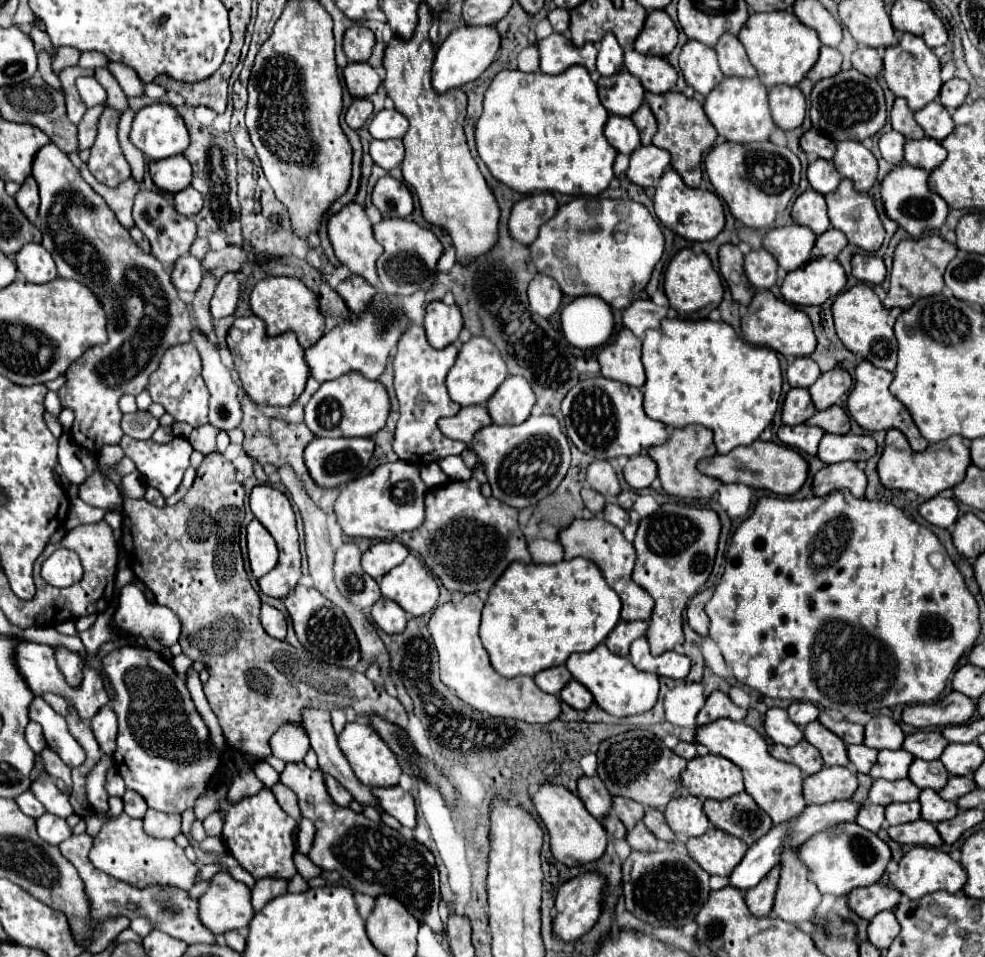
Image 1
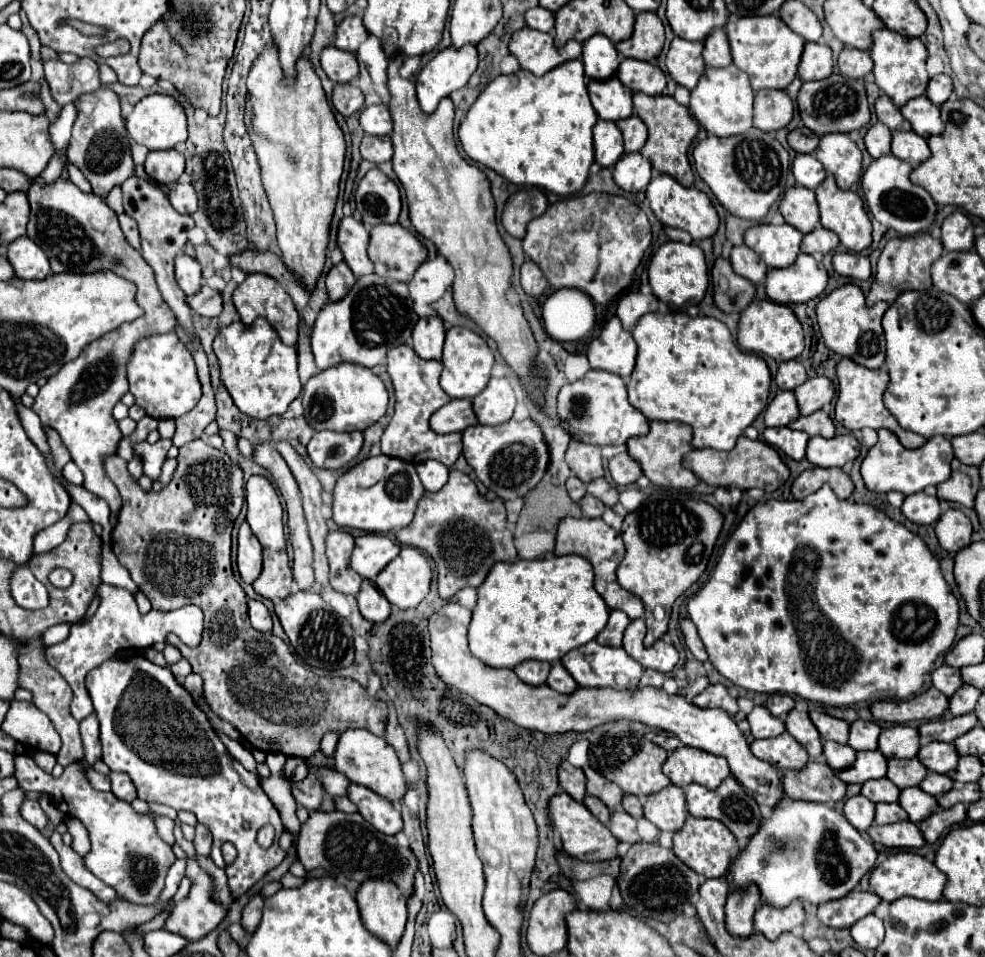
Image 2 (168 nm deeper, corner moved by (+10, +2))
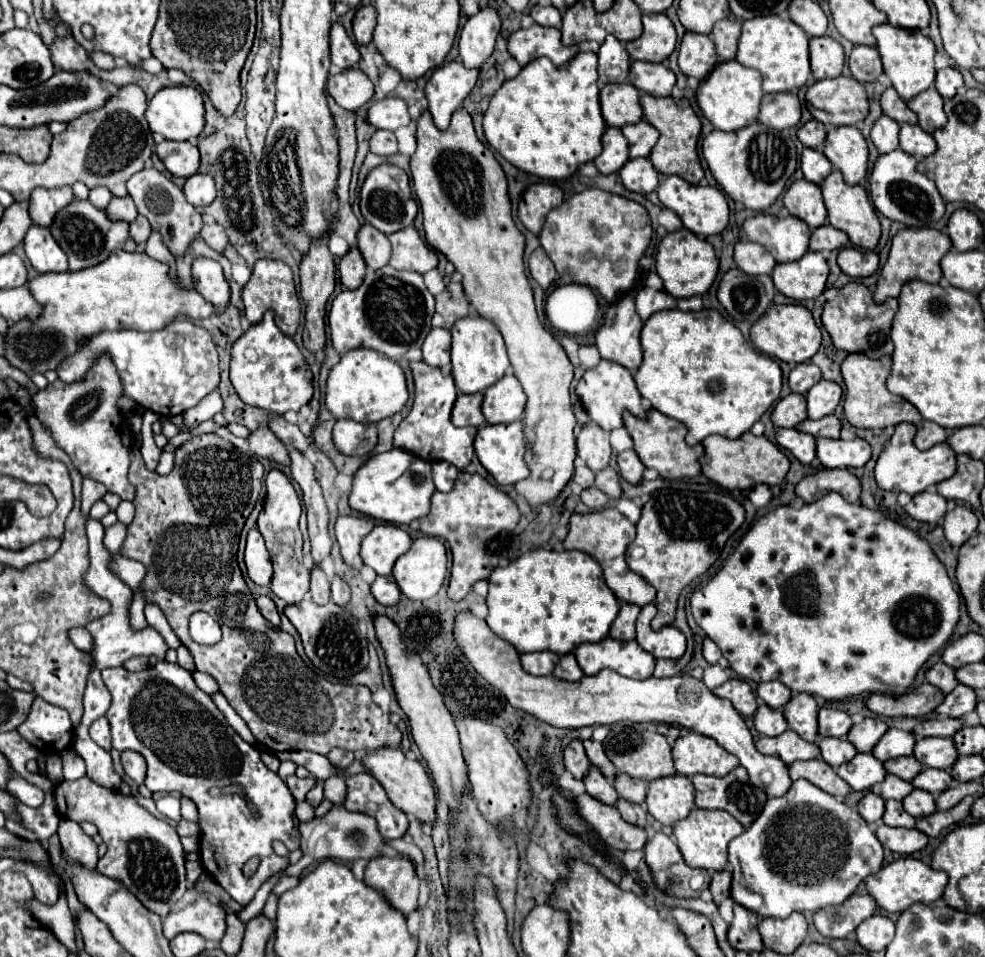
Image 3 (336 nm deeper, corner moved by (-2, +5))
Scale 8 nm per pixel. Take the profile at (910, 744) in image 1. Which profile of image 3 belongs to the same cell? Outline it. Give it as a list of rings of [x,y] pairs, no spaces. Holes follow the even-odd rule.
[[[889,728],[885,736],[877,742],[877,748],[873,748],[873,754],[885,762],[899,756],[911,756],[913,746],[915,746],[915,738],[911,736],[911,732]]]

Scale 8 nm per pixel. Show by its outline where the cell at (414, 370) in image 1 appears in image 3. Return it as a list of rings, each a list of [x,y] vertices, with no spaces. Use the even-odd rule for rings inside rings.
[[[411,362],[413,378],[415,378],[415,402],[407,418],[399,424],[395,432],[393,446],[407,450],[427,462],[435,460],[447,460],[457,470],[463,470],[469,466],[473,458],[473,440],[477,434],[475,427],[457,428],[451,424],[451,408],[457,398],[457,388],[451,374],[443,374],[439,368],[431,368],[425,362]],[[433,458],[433,460],[431,460]]]

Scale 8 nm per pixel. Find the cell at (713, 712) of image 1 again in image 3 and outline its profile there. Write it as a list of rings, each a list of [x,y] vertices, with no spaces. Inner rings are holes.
[[[739,678],[727,680],[725,684],[717,686],[713,694],[719,698],[727,698],[741,716],[753,716],[757,710],[757,698],[745,680]]]

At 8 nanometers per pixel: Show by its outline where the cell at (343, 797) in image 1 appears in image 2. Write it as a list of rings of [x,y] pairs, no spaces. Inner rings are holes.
[[[309,773],[303,781],[297,781],[291,785],[293,797],[297,801],[297,805],[305,807],[305,809],[319,809],[325,789],[321,787],[321,779],[315,773]]]

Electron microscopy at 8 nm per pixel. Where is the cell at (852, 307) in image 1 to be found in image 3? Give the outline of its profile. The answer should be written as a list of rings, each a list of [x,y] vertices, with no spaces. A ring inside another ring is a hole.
[[[859,282],[845,284],[833,300],[827,300],[821,312],[821,322],[825,330],[829,332],[835,348],[843,352],[865,352],[871,358],[891,356],[893,354],[893,342],[889,338],[889,328],[893,314],[897,310],[897,300],[889,298],[883,304],[875,304],[873,296],[867,286]]]

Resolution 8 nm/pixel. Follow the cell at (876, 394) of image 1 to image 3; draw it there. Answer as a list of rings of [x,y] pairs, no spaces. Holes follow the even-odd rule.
[[[855,352],[843,360],[843,364],[841,364],[841,374],[843,374],[843,382],[845,382],[843,412],[845,412],[847,422],[855,428],[869,428],[869,430],[897,426],[901,422],[911,422],[917,426],[917,434],[915,434],[913,442],[919,450],[927,450],[939,442],[945,442],[947,434],[939,424],[927,422],[925,418],[919,416],[919,410],[913,404],[905,402],[901,396],[895,396],[885,388],[885,380],[887,380],[889,372],[891,372],[891,356],[873,360],[869,356],[863,356],[863,352]]]

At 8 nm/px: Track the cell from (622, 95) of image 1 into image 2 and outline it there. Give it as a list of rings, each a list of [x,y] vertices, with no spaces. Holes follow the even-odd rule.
[[[609,77],[605,81],[591,79],[587,89],[599,119],[619,121],[633,115],[633,93],[617,77]]]

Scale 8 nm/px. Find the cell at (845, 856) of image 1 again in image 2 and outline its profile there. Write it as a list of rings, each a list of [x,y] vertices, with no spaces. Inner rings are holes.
[[[785,797],[773,811],[773,817],[759,827],[749,845],[735,857],[729,871],[735,887],[743,889],[749,883],[757,883],[767,903],[785,907],[793,899],[825,903],[845,897],[871,871],[875,861],[877,851],[873,843],[841,813],[821,803],[789,801]]]

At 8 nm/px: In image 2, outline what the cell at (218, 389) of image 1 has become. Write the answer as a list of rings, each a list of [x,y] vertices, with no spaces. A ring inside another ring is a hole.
[[[129,177],[127,181],[123,181],[123,209],[129,217],[133,217],[139,225],[139,233],[141,233],[141,247],[143,247],[143,259],[151,265],[151,269],[155,271],[155,281],[157,287],[165,299],[165,303],[171,307],[177,323],[185,329],[187,335],[191,335],[195,341],[199,339],[195,327],[193,327],[193,317],[185,299],[185,293],[177,287],[177,281],[173,277],[173,259],[177,253],[183,251],[185,243],[187,243],[187,229],[193,227],[193,219],[189,215],[181,215],[177,213],[167,195],[155,187],[155,183],[139,179],[139,177]]]

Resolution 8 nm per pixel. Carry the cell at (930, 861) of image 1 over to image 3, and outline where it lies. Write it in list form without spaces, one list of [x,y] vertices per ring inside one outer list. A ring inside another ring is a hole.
[[[899,858],[885,868],[881,868],[877,874],[865,878],[865,890],[869,896],[875,898],[877,906],[885,912],[903,912],[909,906],[921,902],[921,904],[931,904],[937,902],[943,896],[943,890],[947,886],[947,874],[937,872],[929,868],[929,864],[923,864],[921,860],[913,858]]]

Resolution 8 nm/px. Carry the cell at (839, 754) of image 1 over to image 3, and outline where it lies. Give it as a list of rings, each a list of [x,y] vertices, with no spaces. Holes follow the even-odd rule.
[[[793,694],[789,704],[783,708],[787,724],[805,740],[815,742],[817,738],[817,702],[809,694]]]

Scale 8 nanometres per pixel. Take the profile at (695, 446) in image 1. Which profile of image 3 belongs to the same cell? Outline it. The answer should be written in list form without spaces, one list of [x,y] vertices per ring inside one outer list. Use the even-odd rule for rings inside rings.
[[[653,408],[647,410],[645,418],[637,418],[629,412],[625,412],[623,422],[625,422],[629,436],[633,438],[633,450],[637,452],[637,456],[641,458],[645,468],[655,468],[661,478],[683,478],[683,476],[691,478],[691,476],[701,474],[699,458],[703,456],[703,446],[701,444],[697,444],[697,446],[685,444],[687,428],[681,422],[677,422]]]

